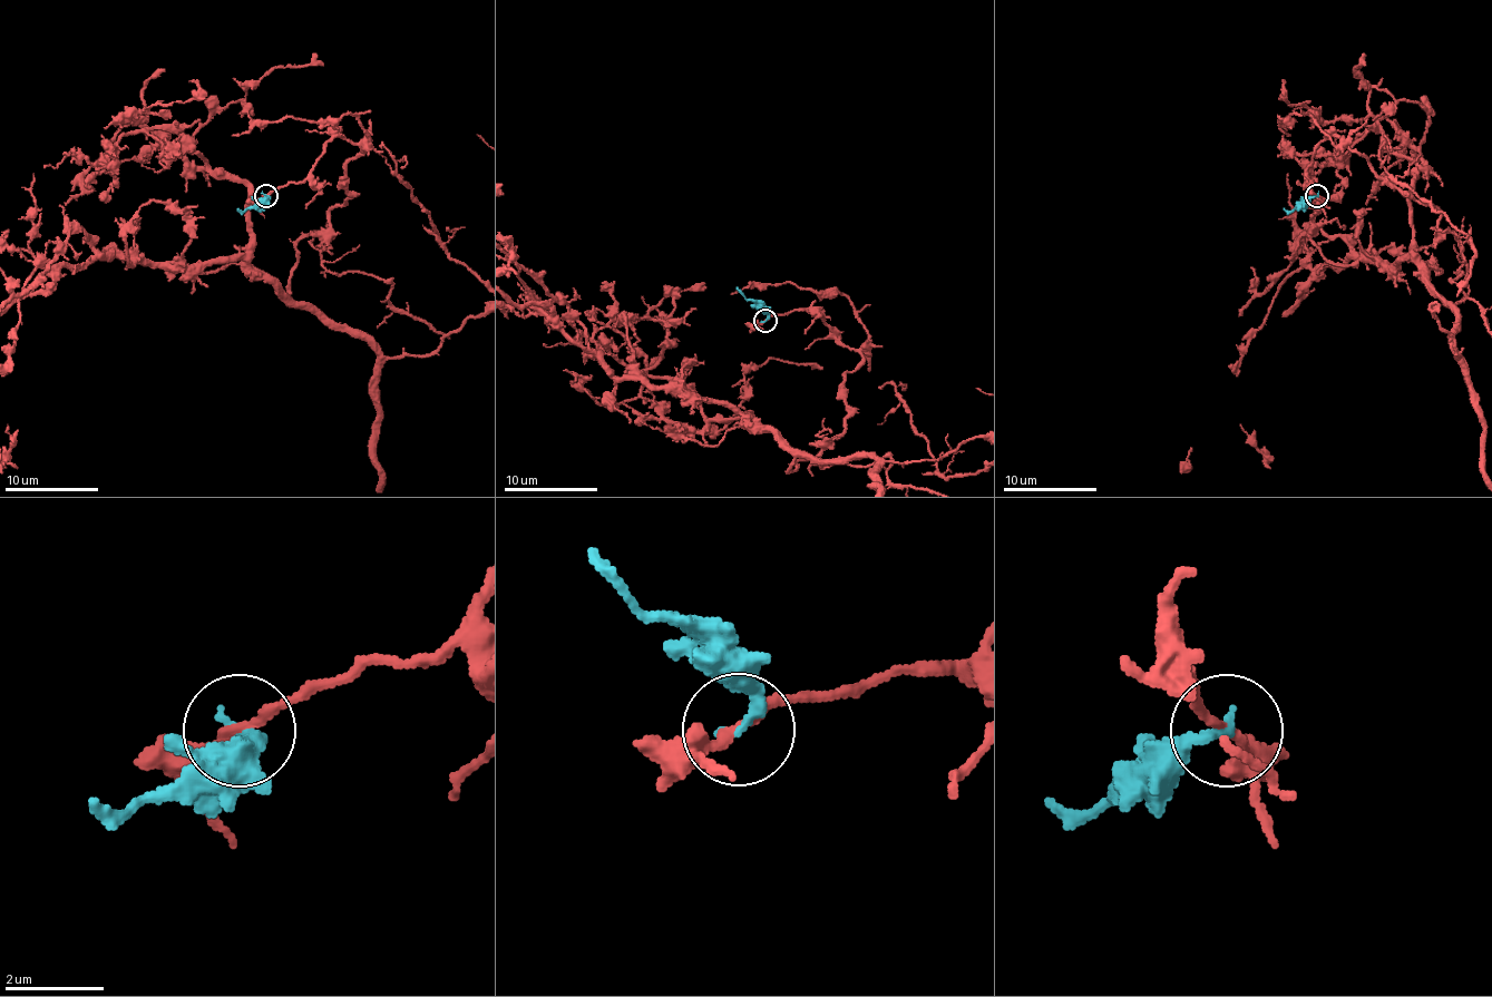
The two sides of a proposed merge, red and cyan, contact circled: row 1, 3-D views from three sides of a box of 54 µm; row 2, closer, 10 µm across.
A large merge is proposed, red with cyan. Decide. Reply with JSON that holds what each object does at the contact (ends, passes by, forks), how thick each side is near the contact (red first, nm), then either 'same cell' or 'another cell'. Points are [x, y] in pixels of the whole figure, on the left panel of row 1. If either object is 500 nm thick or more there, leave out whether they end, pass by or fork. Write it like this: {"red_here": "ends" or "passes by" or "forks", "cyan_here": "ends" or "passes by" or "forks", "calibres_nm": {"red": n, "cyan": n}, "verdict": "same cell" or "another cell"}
{"red_here": "passes by", "cyan_here": "ends", "calibres_nm": {"red": 190, "cyan": 220}, "verdict": "another cell"}

